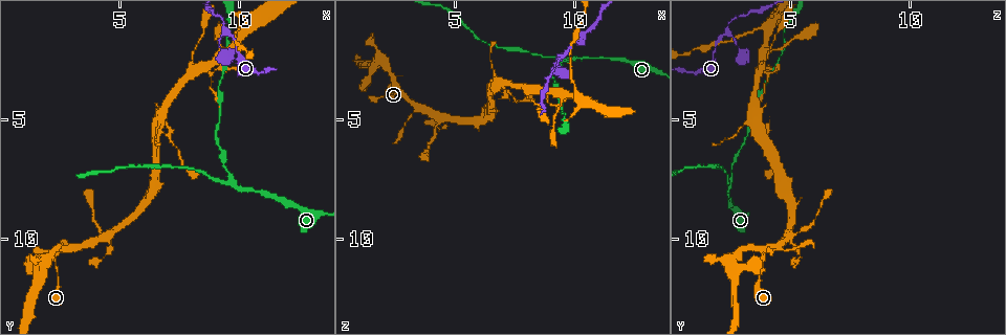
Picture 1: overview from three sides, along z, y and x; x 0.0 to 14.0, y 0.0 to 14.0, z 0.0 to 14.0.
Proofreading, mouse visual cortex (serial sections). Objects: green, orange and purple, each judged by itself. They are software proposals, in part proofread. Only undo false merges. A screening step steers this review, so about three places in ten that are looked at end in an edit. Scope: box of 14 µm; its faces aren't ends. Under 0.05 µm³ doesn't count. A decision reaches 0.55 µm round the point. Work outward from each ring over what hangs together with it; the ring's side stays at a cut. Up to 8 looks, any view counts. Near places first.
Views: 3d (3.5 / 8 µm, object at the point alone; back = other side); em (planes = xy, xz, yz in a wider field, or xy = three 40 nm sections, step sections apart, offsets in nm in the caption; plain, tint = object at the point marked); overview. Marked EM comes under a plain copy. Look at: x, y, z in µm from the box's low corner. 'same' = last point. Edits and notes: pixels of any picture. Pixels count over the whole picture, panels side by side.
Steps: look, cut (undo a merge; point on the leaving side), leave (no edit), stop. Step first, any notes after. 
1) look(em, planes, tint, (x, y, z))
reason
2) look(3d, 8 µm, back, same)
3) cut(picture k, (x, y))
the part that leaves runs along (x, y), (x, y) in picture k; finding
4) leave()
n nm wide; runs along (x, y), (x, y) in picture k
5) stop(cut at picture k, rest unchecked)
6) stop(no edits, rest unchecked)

look(3d, 3.5 µm, (9.5, 1.3, 2.4))
side arm on a straight run

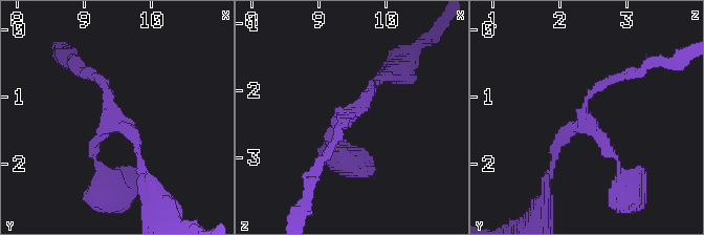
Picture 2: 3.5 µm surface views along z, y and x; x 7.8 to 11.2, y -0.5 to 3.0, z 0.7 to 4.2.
look(em, planes, tint, (9.45, 1.35, 2.40))

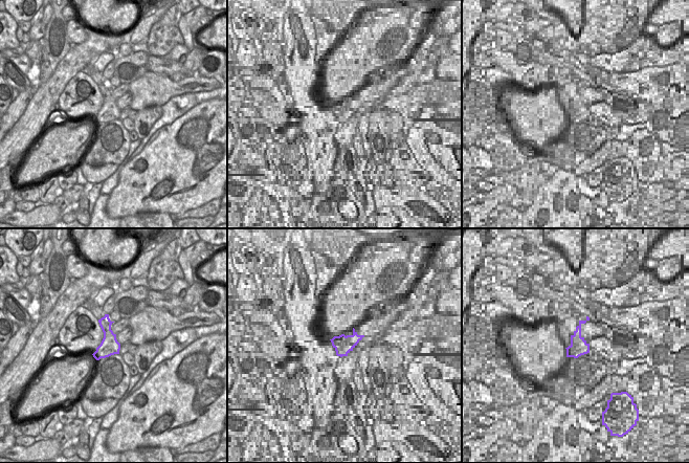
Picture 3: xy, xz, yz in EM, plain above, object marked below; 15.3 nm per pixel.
leave()
3 arms; arms of 100, 150, 150 nm; runs along (379, 81), (328, 137), (337, 151) in picture 2; all the same cell

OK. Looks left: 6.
look(3d, 3.5 µm, (9.7, 7.5, 2.5))
a fork

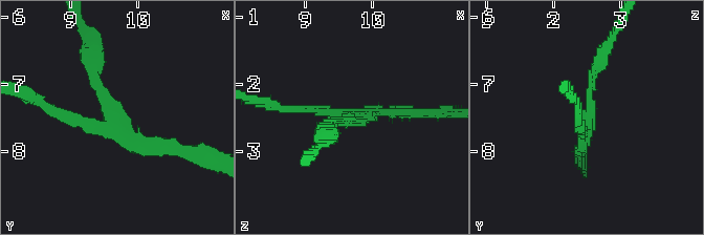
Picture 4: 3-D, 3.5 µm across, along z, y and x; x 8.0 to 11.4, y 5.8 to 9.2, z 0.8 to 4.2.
look(em, xy, step 1, tint, (9.70, 7.60, 2.55))
3 arms; arms of 150, 150, 150 nm

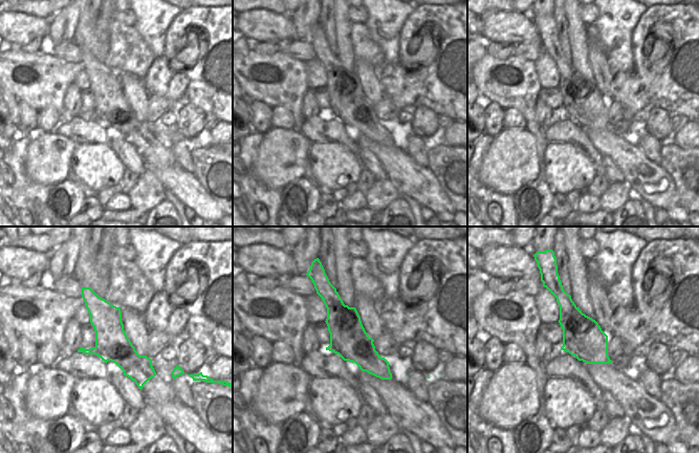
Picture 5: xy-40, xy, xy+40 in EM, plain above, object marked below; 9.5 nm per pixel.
cut(picture 4, (98, 84))
the part that leaves runs along (115, 121), (83, 30) in picture 4; two cells meet here

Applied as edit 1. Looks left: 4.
look(3d, 3.5 µm, (2.5, 10.5, 3.8))
three arms meet

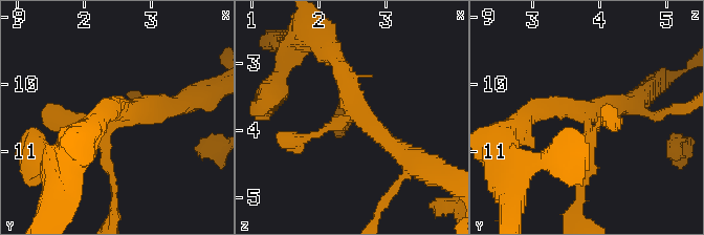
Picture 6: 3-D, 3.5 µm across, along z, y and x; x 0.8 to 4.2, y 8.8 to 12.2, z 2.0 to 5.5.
look(em, xy, step 5, tint, (2.60, 10.50, 3.80))
shape alone is not enough

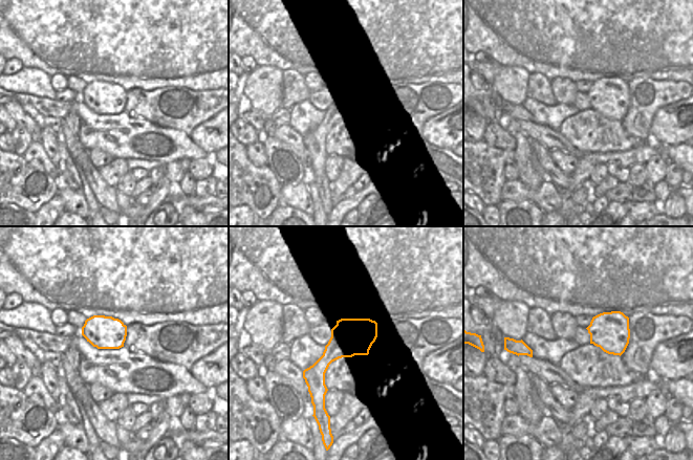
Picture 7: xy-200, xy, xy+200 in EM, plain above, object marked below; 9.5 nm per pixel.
look(em, xy, step 3, tint, same)
cut it another way

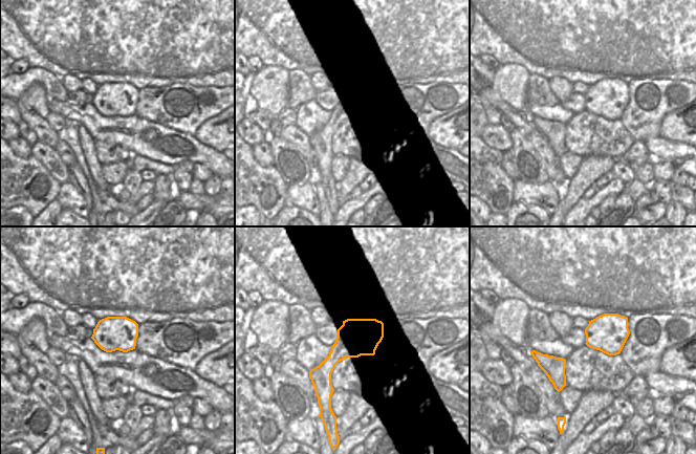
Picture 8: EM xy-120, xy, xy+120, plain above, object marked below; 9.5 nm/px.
leave()
one cell here

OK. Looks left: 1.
stop(cut at picture 4, rest unchecked)

